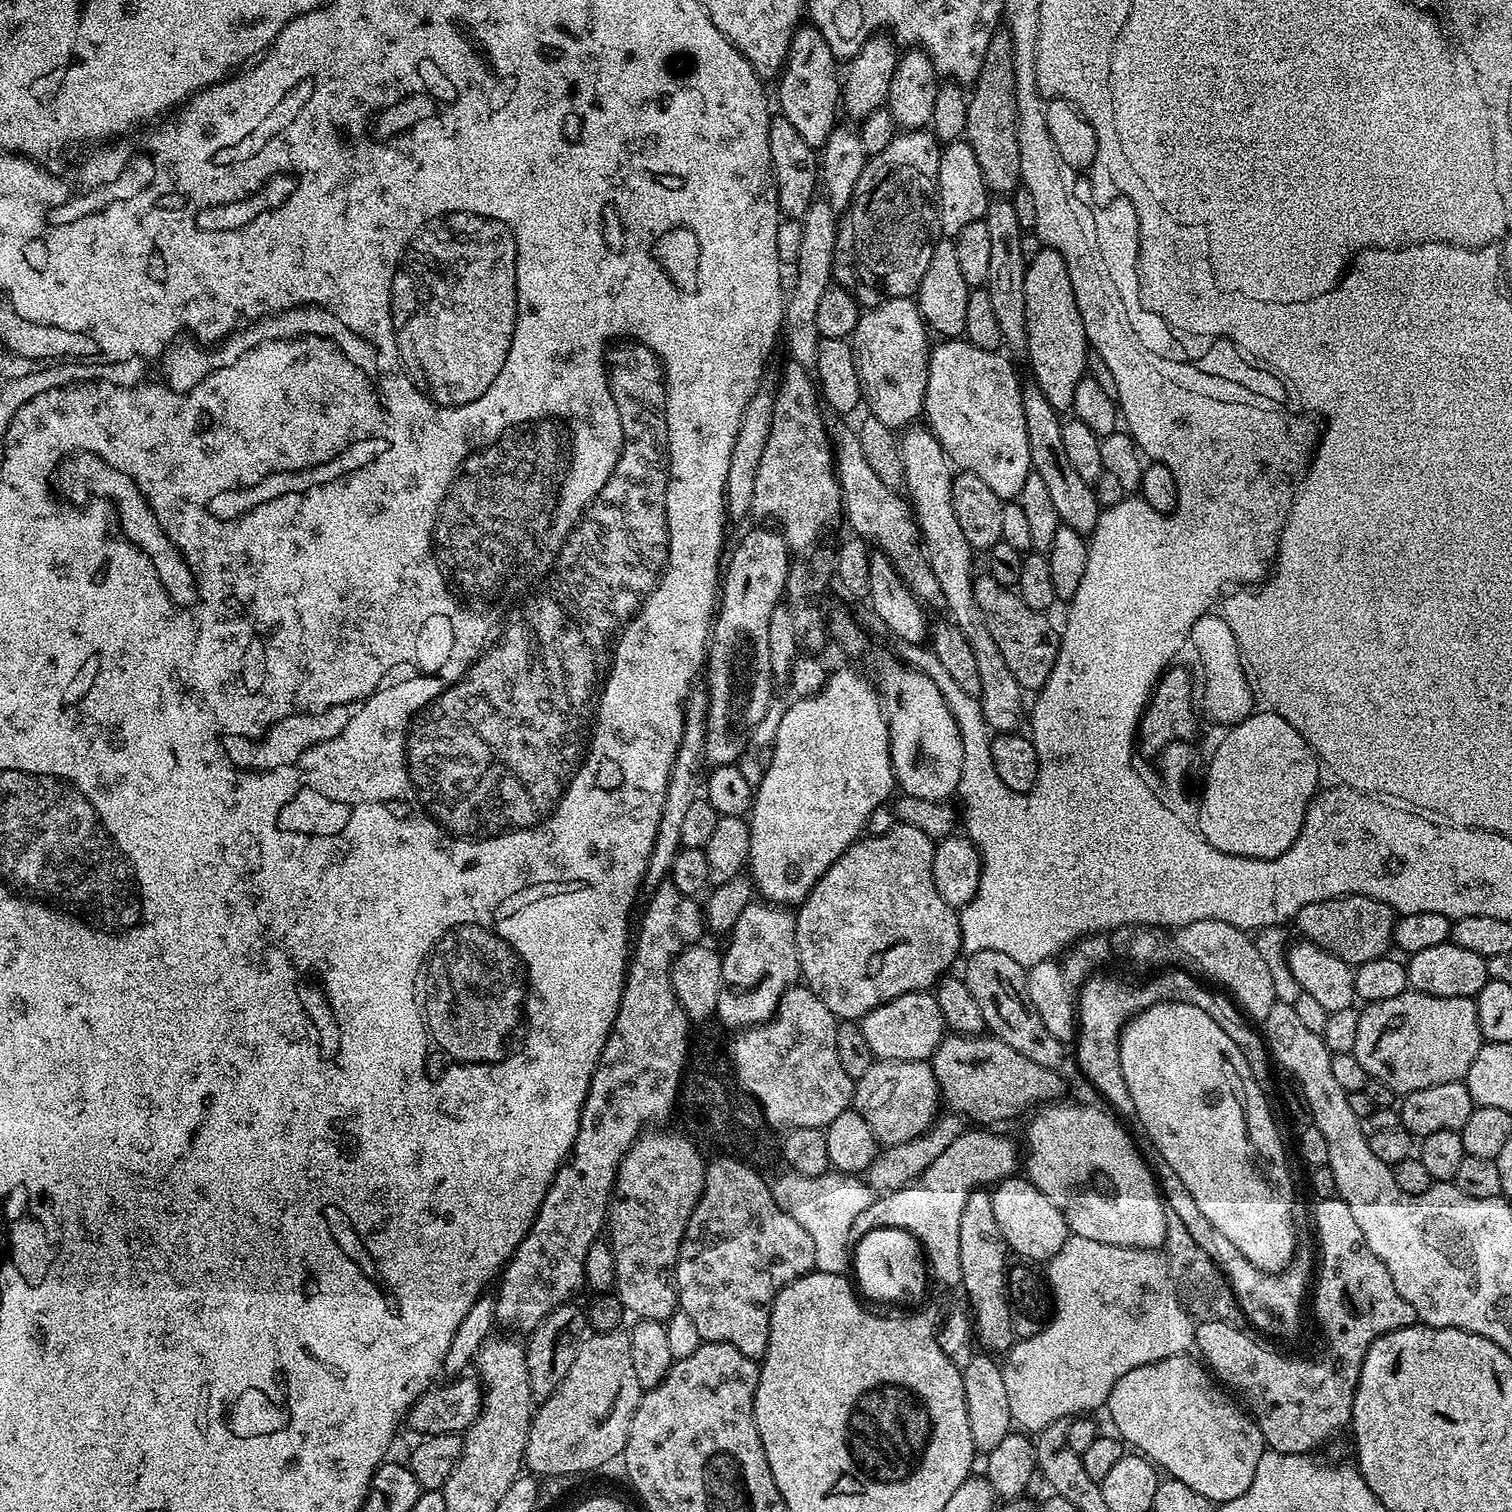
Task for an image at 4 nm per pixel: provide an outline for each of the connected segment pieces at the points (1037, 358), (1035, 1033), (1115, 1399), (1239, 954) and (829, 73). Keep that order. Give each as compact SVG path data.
M1041 247L1034 259L1027 261L1025 270L1026 296L1026 330L1028 331L1028 346L1026 359L1032 363L1032 376L1037 388L1046 394L1046 402L1054 406L1061 414L1067 413L1074 402L1074 390L1078 390L1078 382L1086 375L1087 354L1090 349L1086 330L1082 326L1082 314L1078 314L1078 302L1074 302L1074 286L1068 273L1068 264L1058 254L1058 250Z
M998 950L974 952L967 959L968 965L962 971L962 979L970 994L974 994L978 1010L982 1010L985 1029L1006 1042L1006 1046L1018 1050L1018 1054L1030 1058L1030 1062L1038 1062L1038 1066L1047 1068L1063 1069L1065 1041L1054 1038L1054 1034L1042 1026L1042 1018L1038 1018L1038 1010L1034 1010L1026 990L1028 973L1023 966L1007 954L998 954Z
M1187 1354L1162 1358L1122 1374L1108 1395L1107 1412L1116 1427L1113 1428L1115 1435L1125 1445L1132 1447L1133 1444L1136 1447L1133 1449L1151 1460L1157 1469L1164 1471L1165 1468L1168 1471L1165 1473L1171 1479L1186 1482L1190 1490L1198 1490L1202 1498L1217 1506L1250 1490L1250 1482L1254 1482L1254 1470L1258 1470L1258 1458L1262 1458L1266 1451L1262 1430L1251 1415L1213 1379L1199 1359L1191 1360Z
M1195 920L1184 928L1175 929L1174 936L1181 954L1193 964L1191 967L1201 968L1209 976L1207 979L1223 989L1249 1021L1262 1022L1268 1017L1278 1002L1274 981L1253 937L1245 929L1230 926L1230 922Z
M808 22L797 28L794 38L790 42L784 71L778 77L778 83L780 83L779 115L784 116L786 122L790 122L790 126L794 126L794 130L798 130L800 137L811 148L817 150L823 149L826 138L830 138L830 134L838 126L836 111L839 113L842 108L842 76L839 71L836 73L836 64L838 64L838 58L830 50L826 38L822 38L818 29Z

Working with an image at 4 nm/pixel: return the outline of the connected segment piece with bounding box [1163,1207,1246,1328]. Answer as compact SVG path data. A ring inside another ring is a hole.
M1165 1207L1166 1238L1164 1239L1164 1257L1168 1264L1171 1284L1180 1305L1187 1310L1189 1317L1195 1321L1226 1321L1235 1328L1244 1328L1244 1313L1237 1304L1228 1280L1215 1259L1202 1250L1185 1228L1179 1215L1169 1207Z

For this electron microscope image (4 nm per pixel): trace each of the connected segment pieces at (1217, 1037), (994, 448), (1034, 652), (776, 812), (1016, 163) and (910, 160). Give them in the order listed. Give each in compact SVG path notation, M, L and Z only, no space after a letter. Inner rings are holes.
M1166 1001L1163 1004L1150 1005L1144 1011L1140 1011L1133 1018L1127 1021L1120 1031L1120 1058L1122 1075L1126 1080L1126 1087L1130 1092L1130 1097L1134 1100L1134 1107L1137 1110L1139 1127L1144 1127L1144 1132L1148 1135L1150 1143L1156 1147L1155 1155L1164 1160L1168 1166L1174 1170L1174 1174L1182 1178L1182 1183L1186 1190L1190 1190L1190 1195L1194 1198L1194 1203L1201 1210L1202 1215L1210 1222L1210 1226L1217 1236L1226 1238L1226 1242L1234 1245L1234 1250L1242 1250L1242 1254L1252 1263L1255 1268L1263 1272L1281 1273L1292 1263L1293 1256L1296 1255L1298 1241L1296 1241L1296 1192L1292 1189L1292 1172L1288 1169L1288 1160L1284 1157L1284 1140L1280 1137L1280 1132L1276 1129L1276 1120L1272 1117L1272 1112L1268 1109L1268 1100L1265 1089L1258 1086L1256 1075L1250 1070L1242 1050L1234 1046L1234 1042L1206 1014L1206 1010L1198 1010L1198 1006L1190 1006L1186 1002Z
M944 338L936 343L931 345L928 353L928 381L922 413L923 419L928 419L927 427L957 469L978 474L978 478L982 478L982 482L986 482L986 486L990 486L1002 501L1019 497L1022 482L1026 482L1032 471L1032 459L1030 442L1026 438L1022 380L1016 377L1012 360L1003 351L982 350L967 338Z
M987 574L977 575L972 582L974 598L978 602L978 610L982 610L982 618L998 645L998 651L1006 666L1010 666L1010 674L1018 678L1021 688L1038 690L1050 678L1050 670L1054 670L1054 662L1060 649L1060 632L1047 619L1045 613L1030 610L1026 602L1022 602L1020 593L1003 588L994 578Z
M852 668L829 671L828 683L813 696L793 699L778 722L778 734L772 744L774 762L764 770L760 783L755 785L752 810L748 820L750 854L746 865L755 891L765 901L781 906L799 906L810 890L842 858L851 844L861 839L867 829L870 814L885 803L892 788L897 787L890 758L888 723L880 693L860 672Z
M997 30L990 38L990 46L986 46L986 58L982 58L982 70L978 70L976 83L971 85L970 95L967 97L968 113L964 130L968 145L974 150L974 158L978 158L978 167L982 170L984 185L992 194L1011 194L1022 184L1020 178L1022 158L1018 154L1016 129L1016 84L1012 36L1006 30Z
M904 130L901 131L882 150L882 154L867 157L862 178L858 178L856 183L856 192L852 195L852 204L848 211L843 213L836 230L836 245L834 246L834 262L832 263L832 274L835 283L839 287L848 289L848 293L858 301L865 309L876 308L885 298L902 298L903 296L911 297L922 282L922 274L926 274L926 265L930 263L930 254L932 247L936 245L938 233L940 232L940 223L936 213L936 187L938 186L938 162L942 144L931 131L928 130Z

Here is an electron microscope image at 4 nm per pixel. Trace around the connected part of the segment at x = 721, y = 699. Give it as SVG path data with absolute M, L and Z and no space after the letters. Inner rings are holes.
M772 526L752 528L736 544L726 560L722 572L722 587L718 592L718 611L714 617L712 631L706 653L706 676L708 672L708 717L706 718L706 742L704 760L709 765L735 764L749 751L752 729L766 718L766 710L774 703L772 683L774 677L770 670L770 614L781 607L785 599L785 584L790 567L790 549L784 535Z

